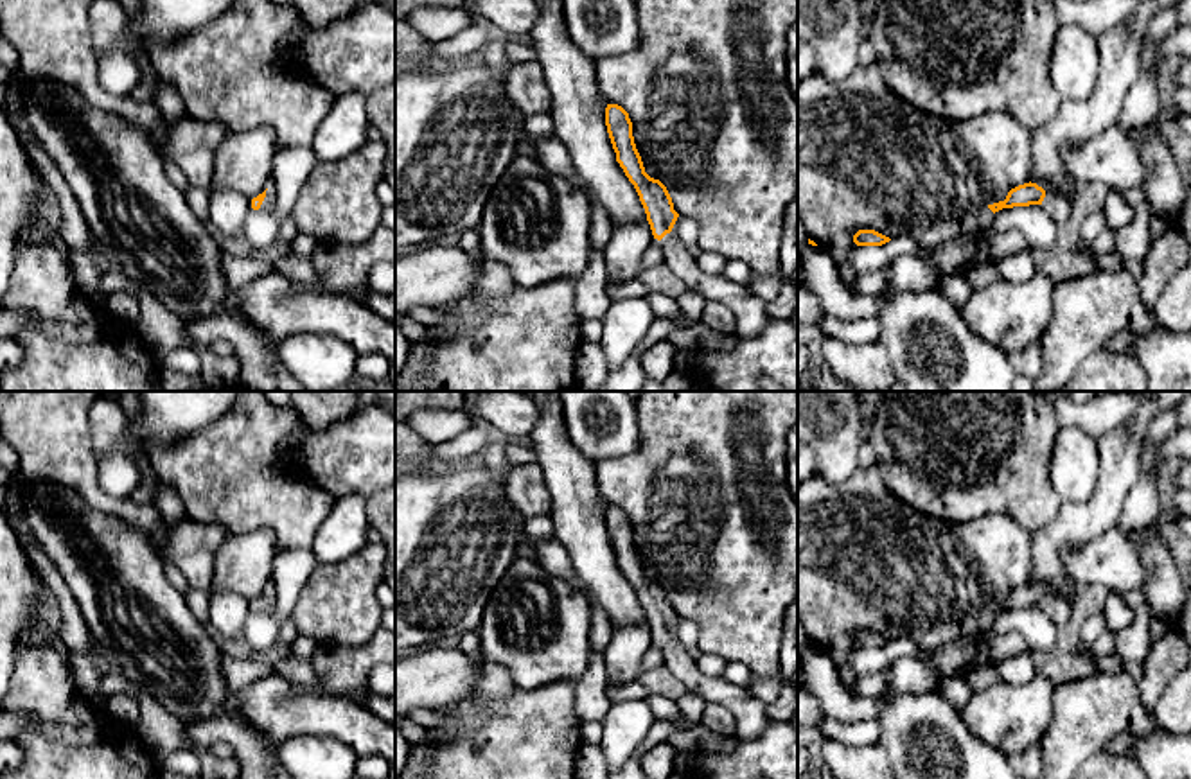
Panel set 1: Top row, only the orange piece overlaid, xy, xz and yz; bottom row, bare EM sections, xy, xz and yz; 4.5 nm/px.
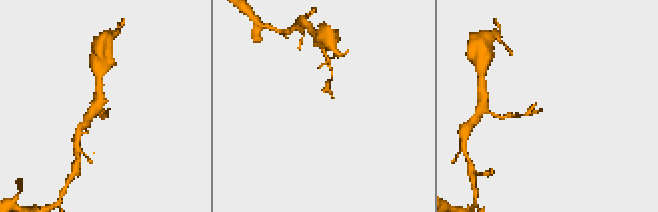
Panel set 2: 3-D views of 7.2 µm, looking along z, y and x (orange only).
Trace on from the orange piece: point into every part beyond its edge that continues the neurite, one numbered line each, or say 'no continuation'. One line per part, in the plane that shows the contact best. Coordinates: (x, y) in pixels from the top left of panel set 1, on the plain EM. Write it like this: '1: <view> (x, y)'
1: xy (268, 603)

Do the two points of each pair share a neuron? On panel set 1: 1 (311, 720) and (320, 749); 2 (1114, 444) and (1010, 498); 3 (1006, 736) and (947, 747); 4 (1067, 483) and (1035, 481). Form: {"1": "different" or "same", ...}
{"1": "different", "2": "different", "3": "different", "4": "different"}

